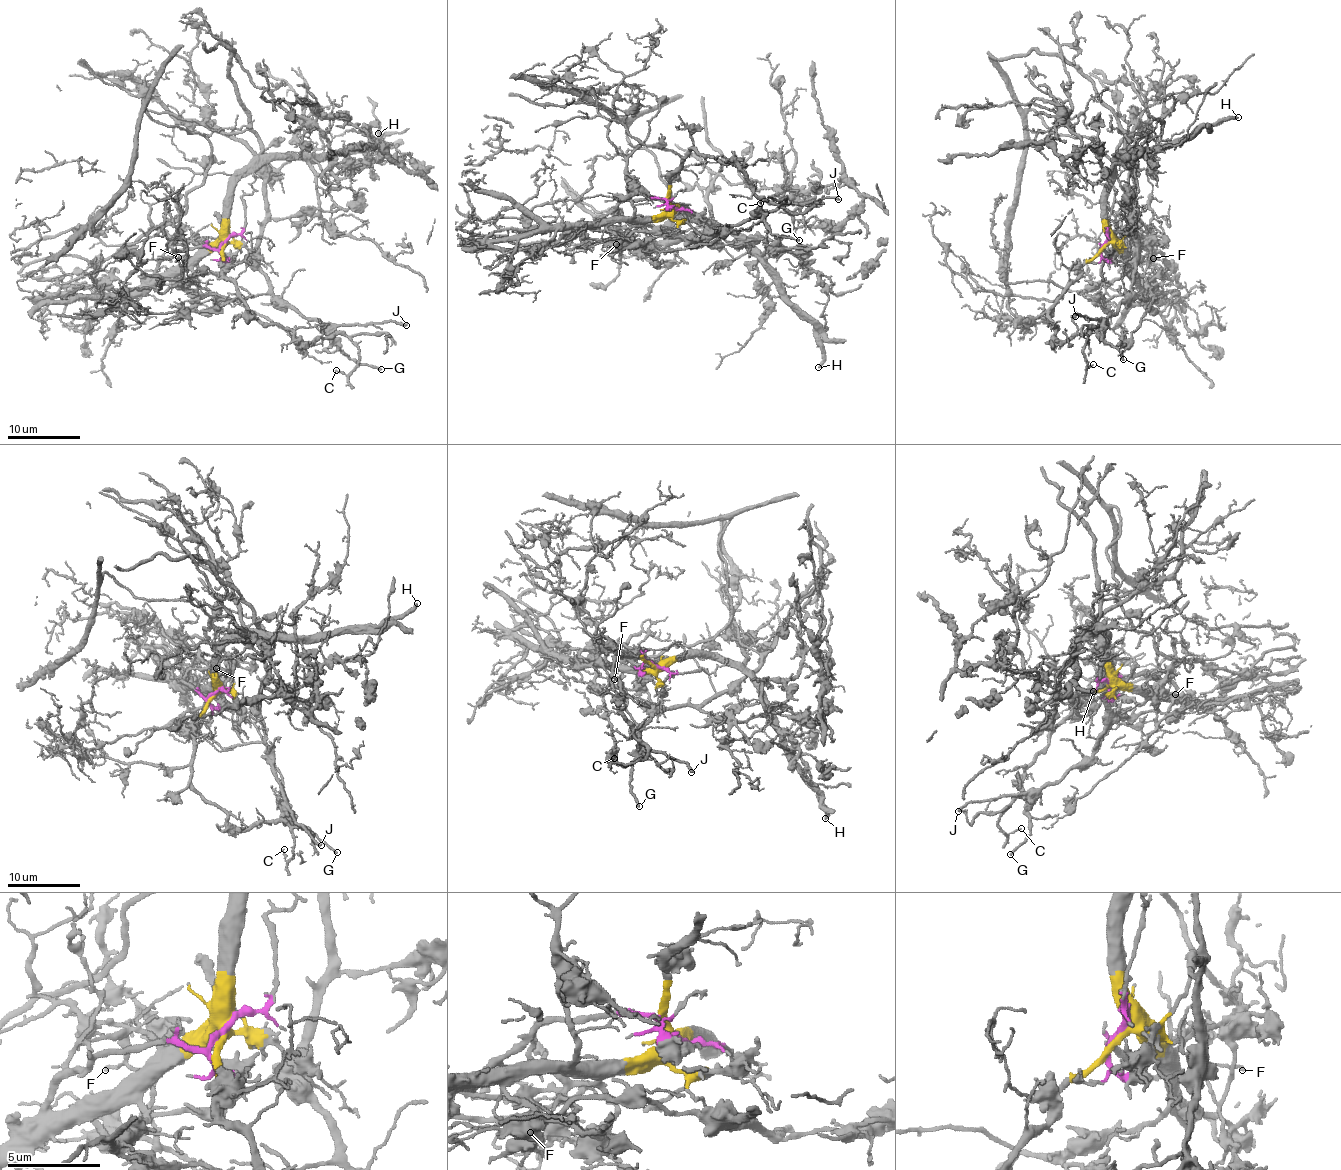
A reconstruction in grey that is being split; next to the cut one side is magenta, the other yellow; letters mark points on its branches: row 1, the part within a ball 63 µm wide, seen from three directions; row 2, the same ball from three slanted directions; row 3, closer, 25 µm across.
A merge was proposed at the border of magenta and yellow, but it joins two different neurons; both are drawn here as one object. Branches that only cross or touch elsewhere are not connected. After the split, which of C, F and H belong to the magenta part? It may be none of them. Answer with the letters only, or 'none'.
F

